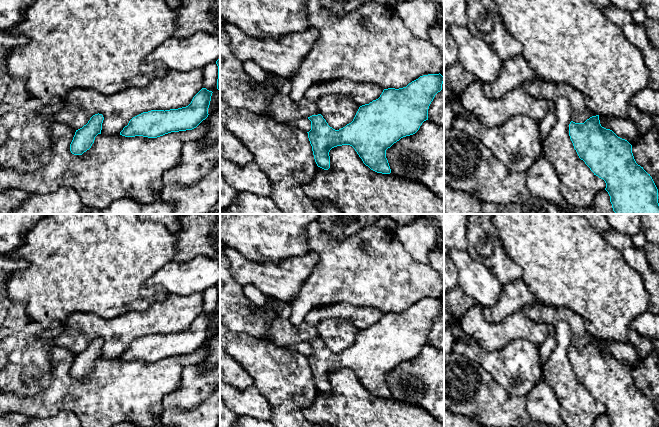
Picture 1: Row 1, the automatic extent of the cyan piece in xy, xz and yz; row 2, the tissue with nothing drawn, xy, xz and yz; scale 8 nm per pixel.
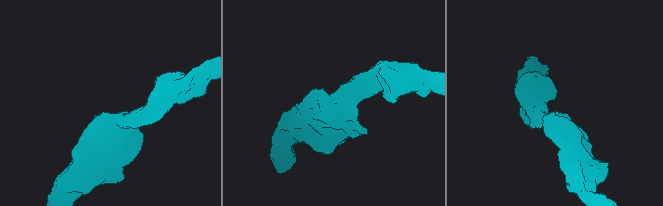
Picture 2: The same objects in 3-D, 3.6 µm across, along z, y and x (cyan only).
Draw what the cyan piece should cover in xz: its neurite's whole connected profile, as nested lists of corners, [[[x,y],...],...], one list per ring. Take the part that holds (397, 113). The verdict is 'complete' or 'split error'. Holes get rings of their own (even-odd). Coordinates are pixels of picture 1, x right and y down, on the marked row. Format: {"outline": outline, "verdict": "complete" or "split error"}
{"outline": [[[440,73],[428,74],[420,76],[406,87],[384,89],[378,99],[360,106],[353,121],[339,130],[330,127],[321,114],[308,117],[311,130],[307,133],[317,166],[328,170],[330,150],[337,146],[350,145],[371,170],[390,174],[386,150],[401,138],[415,134],[422,123],[428,120],[429,106],[435,95],[442,90],[443,82],[444,77]]], "verdict": "complete"}

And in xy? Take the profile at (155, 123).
{"outline": [[[202,88],[186,107],[143,112],[133,117],[120,135],[157,138],[171,132],[192,130],[208,117],[212,93]]], "verdict": "complete"}

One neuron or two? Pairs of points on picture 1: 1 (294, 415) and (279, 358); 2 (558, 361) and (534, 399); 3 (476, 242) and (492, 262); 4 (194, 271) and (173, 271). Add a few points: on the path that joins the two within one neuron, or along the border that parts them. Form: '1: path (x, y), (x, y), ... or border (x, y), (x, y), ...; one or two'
1: path (288, 401), (288, 384), (279, 372); one
2: border (543, 374), (558, 400); two
3: path (481, 247), (491, 257); one
4: path (189, 271), (178, 271); one

